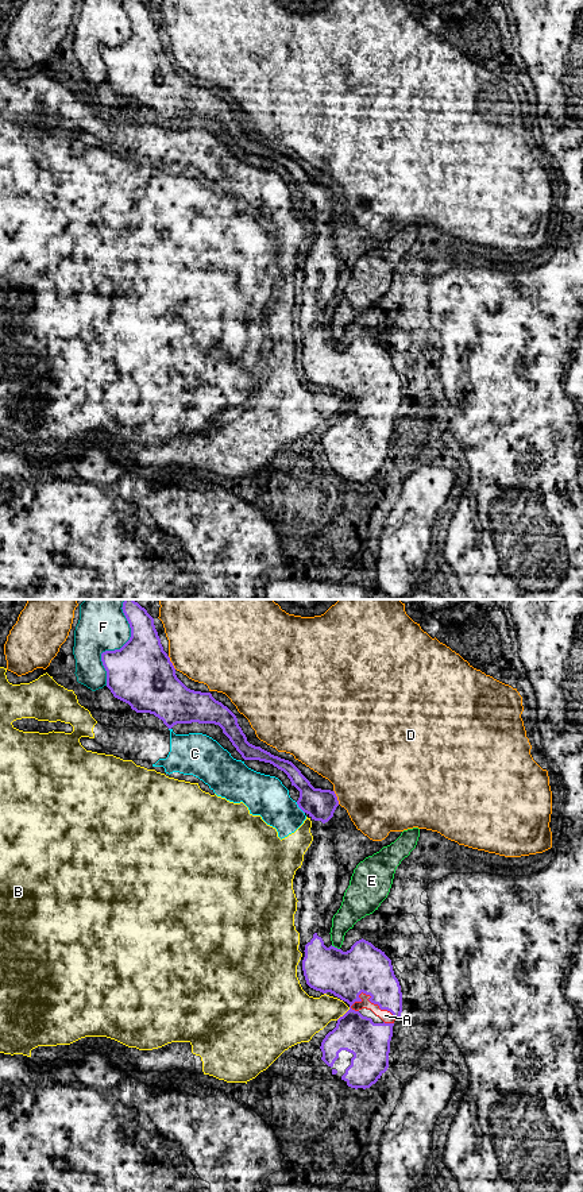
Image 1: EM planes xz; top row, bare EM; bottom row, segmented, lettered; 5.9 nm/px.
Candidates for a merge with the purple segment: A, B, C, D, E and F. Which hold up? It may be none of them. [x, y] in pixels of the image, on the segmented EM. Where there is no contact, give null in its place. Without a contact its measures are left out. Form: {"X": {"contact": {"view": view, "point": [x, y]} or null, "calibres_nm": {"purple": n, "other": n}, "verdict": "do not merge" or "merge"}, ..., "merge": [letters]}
{"A": {"contact": {"view": "xz", "point": [369, 999]}, "calibres_nm": {"purple": 280, "other": 70}, "verdict": "merge"}, "B": {"contact": {"view": "xz", "point": [344, 1014]}, "calibres_nm": {"purple": 280, "other": 260}, "verdict": "do not merge"}, "C": {"contact": {"view": "xz", "point": [298, 806]}, "calibres_nm": {"purple": 180, "other": 240}, "verdict": "do not merge"}, "D": {"contact": {"view": "xz", "point": [336, 797]}, "calibres_nm": {"purple": 180, "other": 500}, "verdict": "do not merge"}, "E": {"contact": {"view": "xz", "point": [334, 946]}, "calibres_nm": {"purple": 280, "other": 140}, "verdict": "do not merge"}, "F": {"contact": {"view": "xz", "point": [120, 648]}, "calibres_nm": {"purple": 380, "other": 280}, "verdict": "do not merge"}, "merge": ["A"]}

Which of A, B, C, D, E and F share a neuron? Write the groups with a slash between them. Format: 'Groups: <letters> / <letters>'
Groups: A / B C / D / E / F

